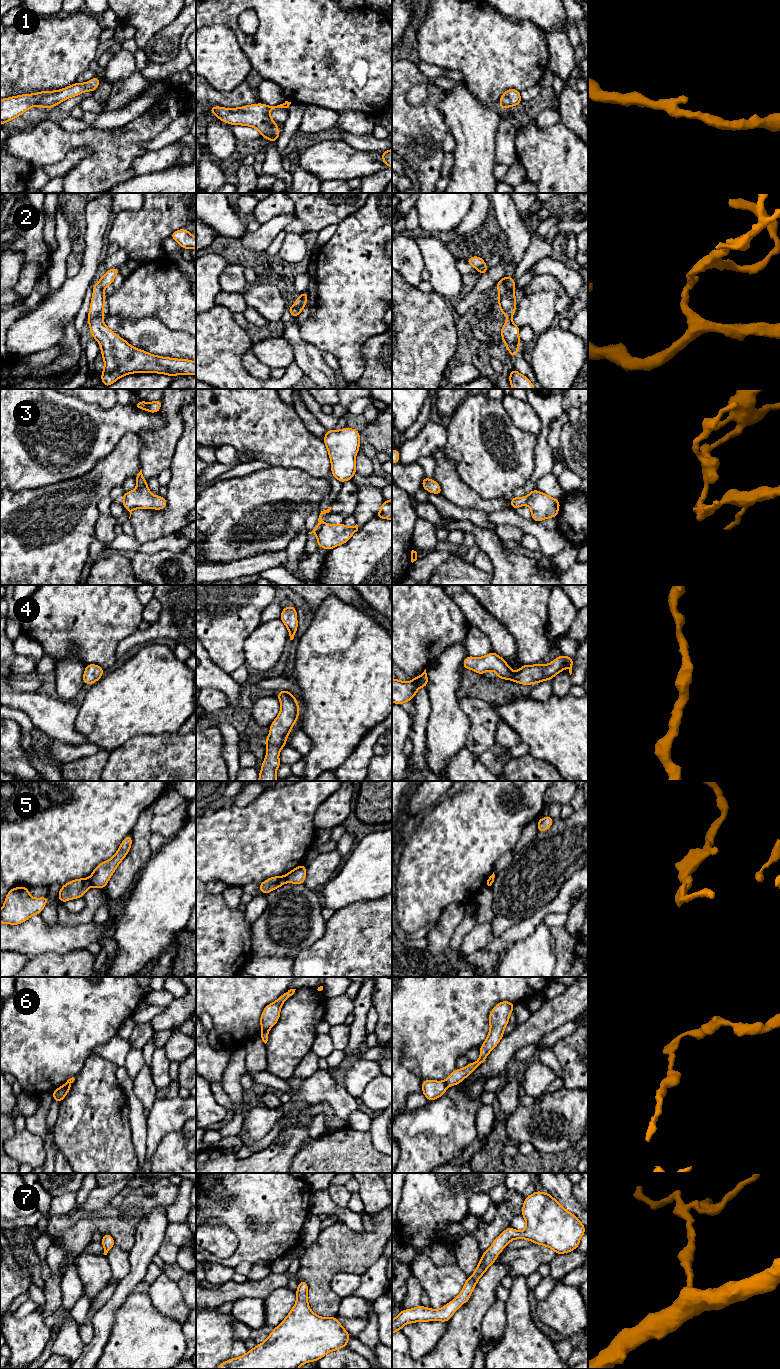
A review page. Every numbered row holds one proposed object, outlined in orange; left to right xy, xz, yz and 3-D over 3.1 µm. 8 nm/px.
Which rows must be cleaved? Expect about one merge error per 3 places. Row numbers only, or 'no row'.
3, 5, 6

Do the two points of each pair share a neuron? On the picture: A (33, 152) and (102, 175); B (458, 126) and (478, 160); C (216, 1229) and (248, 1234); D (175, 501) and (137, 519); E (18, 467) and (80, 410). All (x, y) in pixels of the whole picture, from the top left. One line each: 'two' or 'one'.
A: one
B: one
C: two
D: one
E: one

